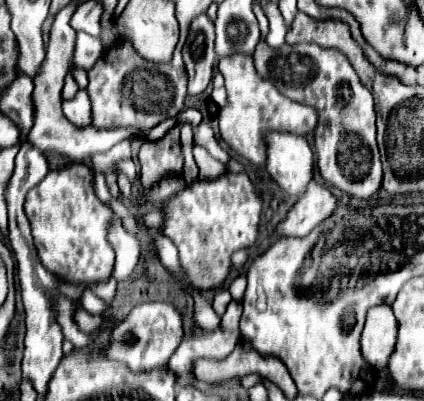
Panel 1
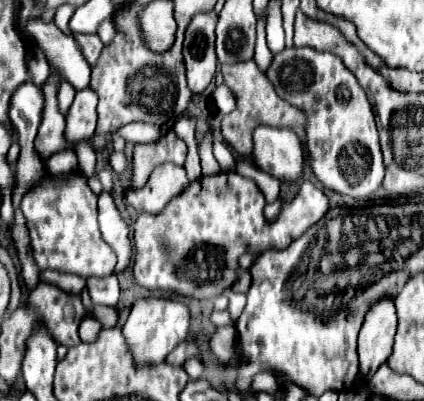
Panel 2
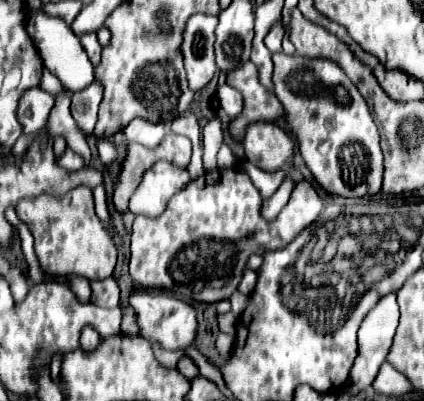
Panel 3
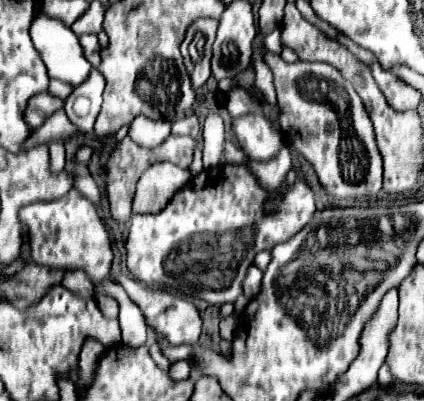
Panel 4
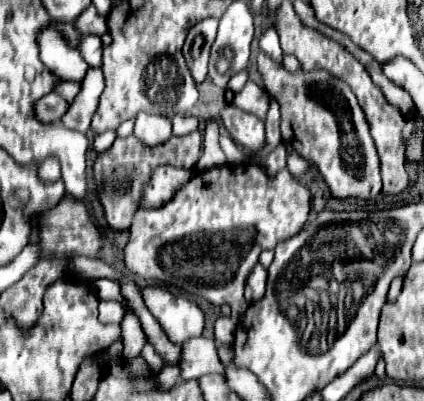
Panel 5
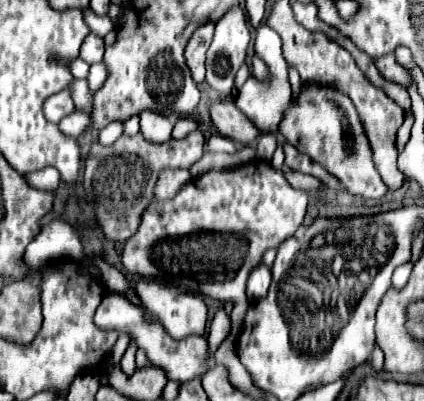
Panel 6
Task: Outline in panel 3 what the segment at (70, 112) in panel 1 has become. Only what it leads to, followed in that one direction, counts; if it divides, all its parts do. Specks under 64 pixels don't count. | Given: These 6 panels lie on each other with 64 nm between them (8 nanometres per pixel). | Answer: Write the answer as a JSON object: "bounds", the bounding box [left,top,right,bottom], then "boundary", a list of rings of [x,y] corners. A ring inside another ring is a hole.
{"bounds":[70,80,102,136],"boundary":[[[96,80],[88,88],[72,94],[72,104],[70,104],[72,118],[76,120],[78,128],[86,136],[90,136],[94,132],[100,102],[102,102],[102,84],[96,82]]]}

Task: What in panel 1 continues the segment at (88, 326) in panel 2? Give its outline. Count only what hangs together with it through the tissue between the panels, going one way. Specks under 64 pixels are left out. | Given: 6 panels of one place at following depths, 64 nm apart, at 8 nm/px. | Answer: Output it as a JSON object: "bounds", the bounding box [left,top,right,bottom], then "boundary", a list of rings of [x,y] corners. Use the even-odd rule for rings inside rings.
{"bounds":[76,308,104,334],"boundary":[[[78,308],[78,312],[76,312],[76,324],[84,334],[94,334],[102,326],[102,320],[104,318],[88,314],[84,308]]]}

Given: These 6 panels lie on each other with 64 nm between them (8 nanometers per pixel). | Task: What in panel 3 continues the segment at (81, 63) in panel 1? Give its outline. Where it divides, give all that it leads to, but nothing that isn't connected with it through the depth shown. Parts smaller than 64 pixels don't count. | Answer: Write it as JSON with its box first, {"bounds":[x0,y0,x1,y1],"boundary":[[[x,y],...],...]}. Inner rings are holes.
{"bounds":[80,34,102,66],"boundary":[[[84,34],[84,36],[80,36],[80,44],[84,46],[90,62],[92,62],[94,66],[100,64],[100,50],[102,50],[102,48],[100,48],[100,44],[98,44],[98,40],[96,40],[96,34]]]}

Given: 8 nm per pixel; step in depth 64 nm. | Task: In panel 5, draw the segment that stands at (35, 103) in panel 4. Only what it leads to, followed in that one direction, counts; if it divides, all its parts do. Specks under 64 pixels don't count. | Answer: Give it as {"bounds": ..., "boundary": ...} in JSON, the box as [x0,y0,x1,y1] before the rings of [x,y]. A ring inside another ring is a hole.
{"bounds":[36,92,70,122],"boundary":[[[52,92],[36,102],[36,116],[44,122],[58,122],[66,114],[68,106],[70,104],[58,92]]]}

